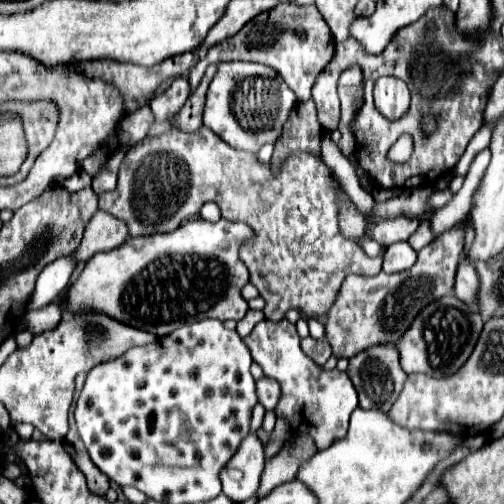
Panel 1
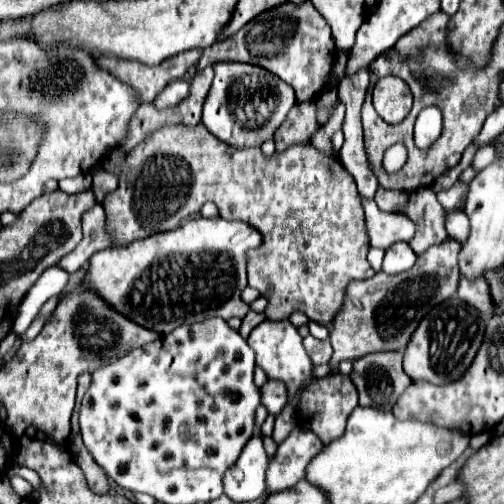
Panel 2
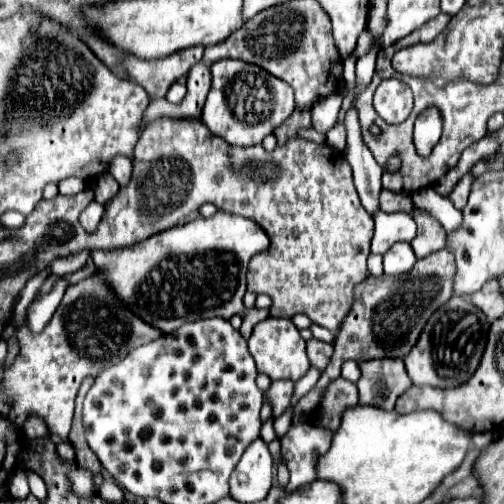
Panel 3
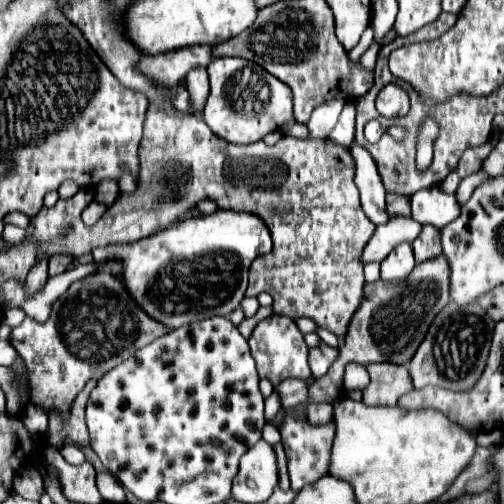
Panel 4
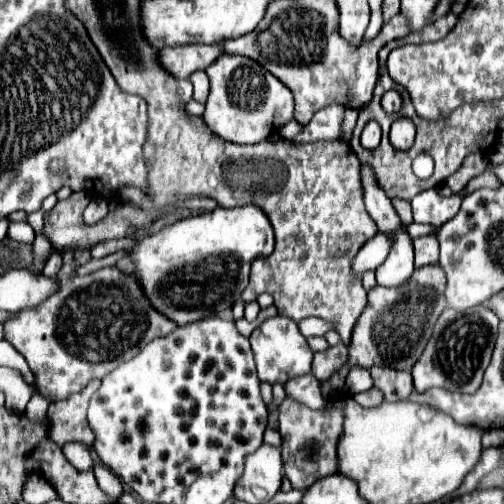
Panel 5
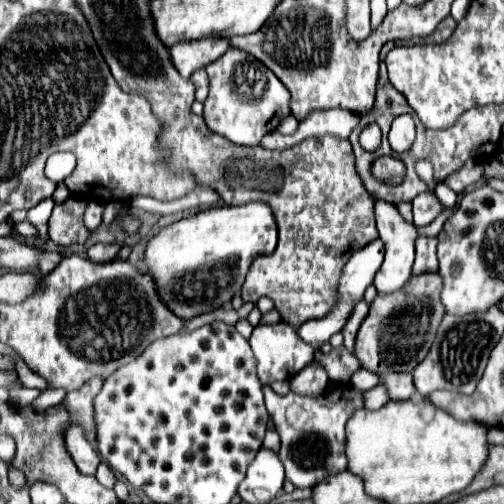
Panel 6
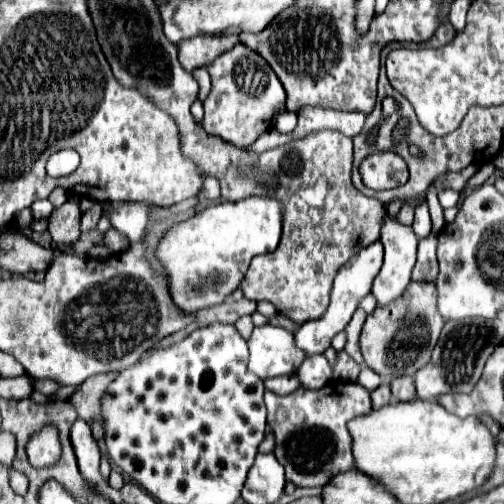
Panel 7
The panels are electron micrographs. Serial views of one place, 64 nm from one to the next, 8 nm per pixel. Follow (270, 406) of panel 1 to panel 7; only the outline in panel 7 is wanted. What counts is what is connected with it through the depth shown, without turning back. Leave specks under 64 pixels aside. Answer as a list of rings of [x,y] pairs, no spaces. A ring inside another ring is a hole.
[[[318,354],[318,356],[306,358],[304,364],[298,368],[296,376],[298,376],[300,388],[318,390],[318,388],[324,388],[328,384],[328,380],[332,380],[332,368],[330,368],[326,356]]]

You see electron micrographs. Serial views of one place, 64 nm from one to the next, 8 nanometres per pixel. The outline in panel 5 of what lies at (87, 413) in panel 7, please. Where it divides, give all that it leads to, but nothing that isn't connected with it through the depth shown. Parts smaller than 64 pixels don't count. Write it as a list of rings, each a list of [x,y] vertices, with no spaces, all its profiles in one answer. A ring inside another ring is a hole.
[[[90,380],[82,392],[48,406],[48,418],[51,421],[49,435],[60,447],[74,441],[85,445],[93,443],[92,440],[85,440],[84,433],[94,435],[87,421],[87,410],[90,396],[98,390],[98,386],[100,380]]]

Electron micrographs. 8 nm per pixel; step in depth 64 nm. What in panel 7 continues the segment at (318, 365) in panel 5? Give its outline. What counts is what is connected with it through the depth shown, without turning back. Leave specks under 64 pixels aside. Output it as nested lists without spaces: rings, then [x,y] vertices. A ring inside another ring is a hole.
[[[342,350],[342,352],[338,352],[338,360],[332,366],[332,372],[334,372],[332,376],[334,376],[334,380],[356,380],[360,370],[362,368],[348,356],[348,352]]]

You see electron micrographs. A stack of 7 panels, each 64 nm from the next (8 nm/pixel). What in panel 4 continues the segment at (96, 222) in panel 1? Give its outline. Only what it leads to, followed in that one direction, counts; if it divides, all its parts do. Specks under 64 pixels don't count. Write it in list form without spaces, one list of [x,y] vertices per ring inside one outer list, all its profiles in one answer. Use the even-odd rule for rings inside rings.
[[[92,202],[92,204],[82,212],[82,220],[84,220],[84,224],[92,226],[92,224],[96,224],[96,222],[100,220],[100,216],[102,216],[104,212],[106,212],[106,206],[104,206],[104,204]]]

